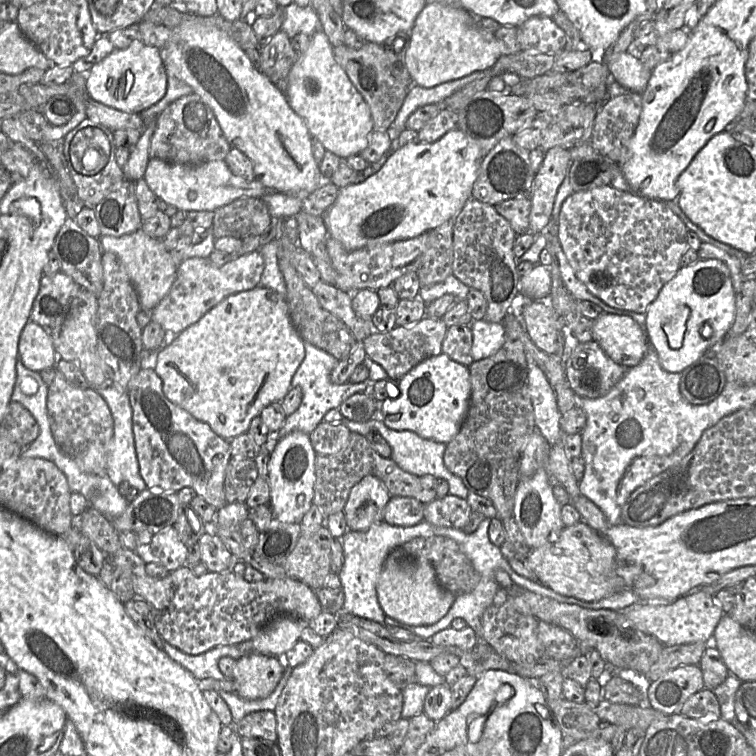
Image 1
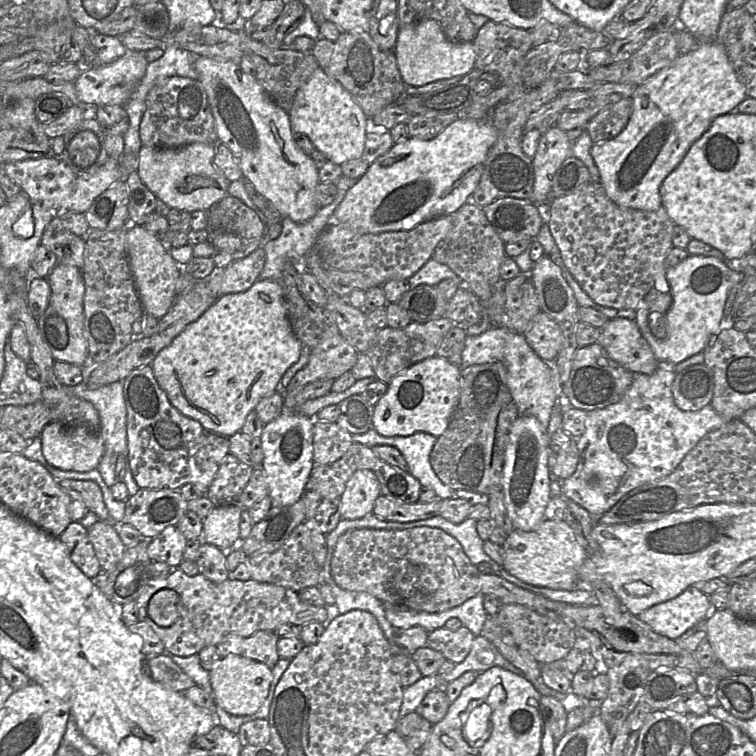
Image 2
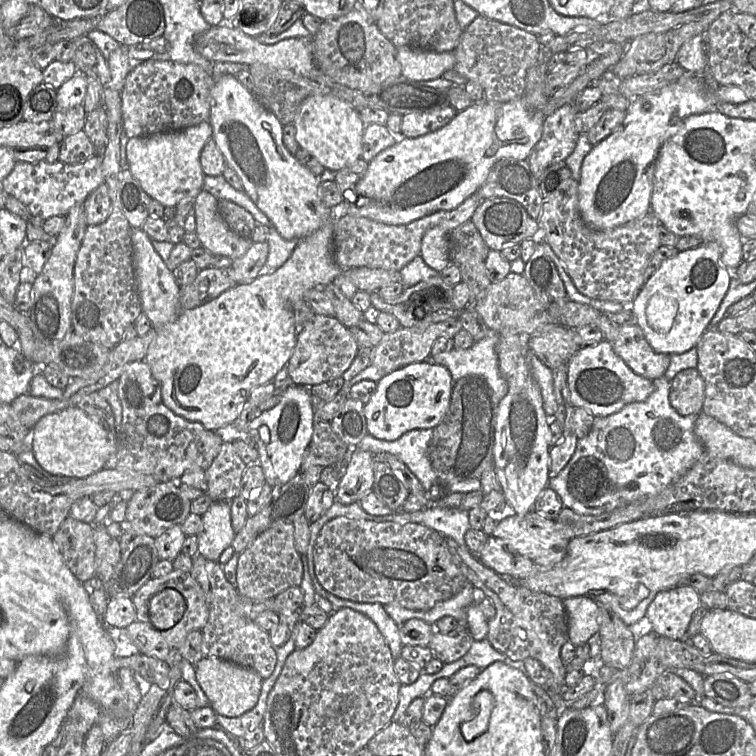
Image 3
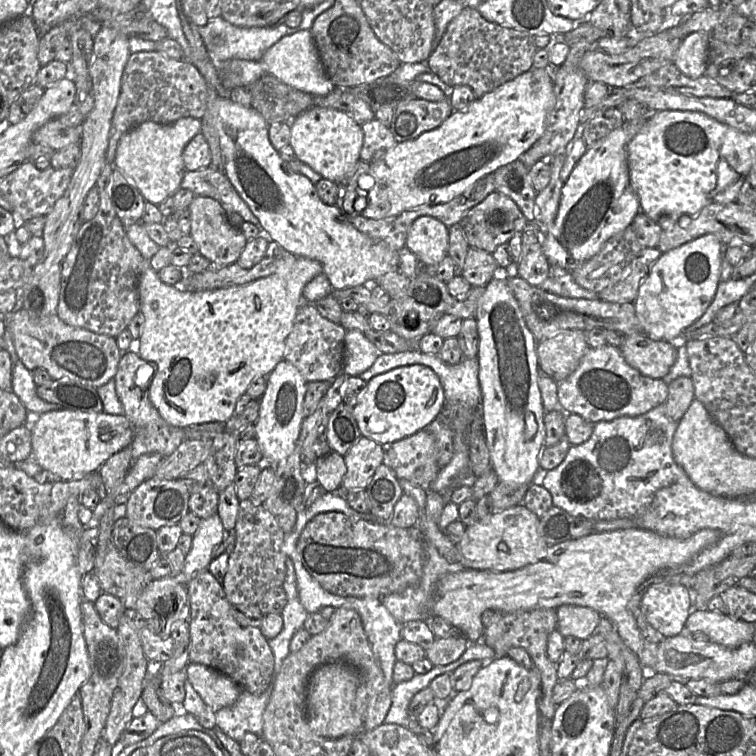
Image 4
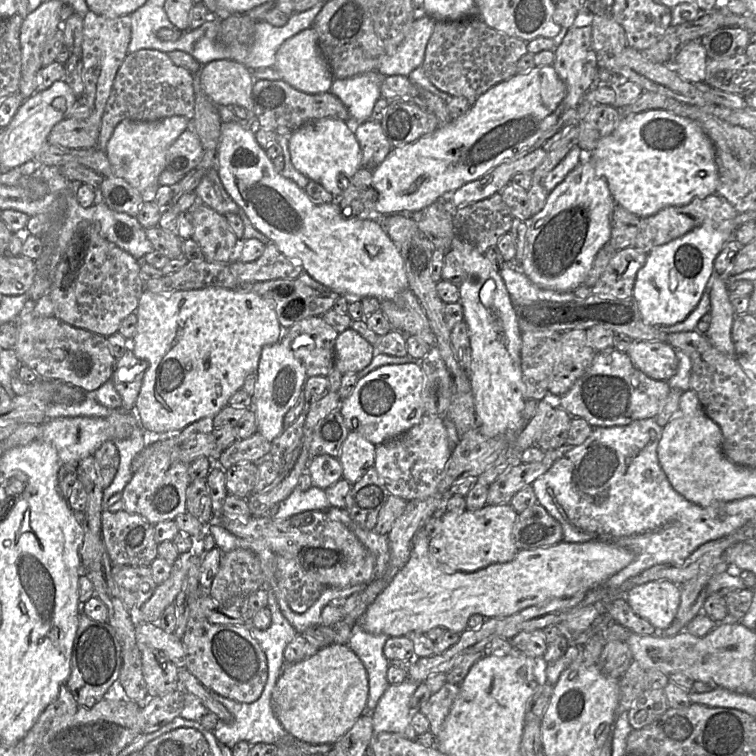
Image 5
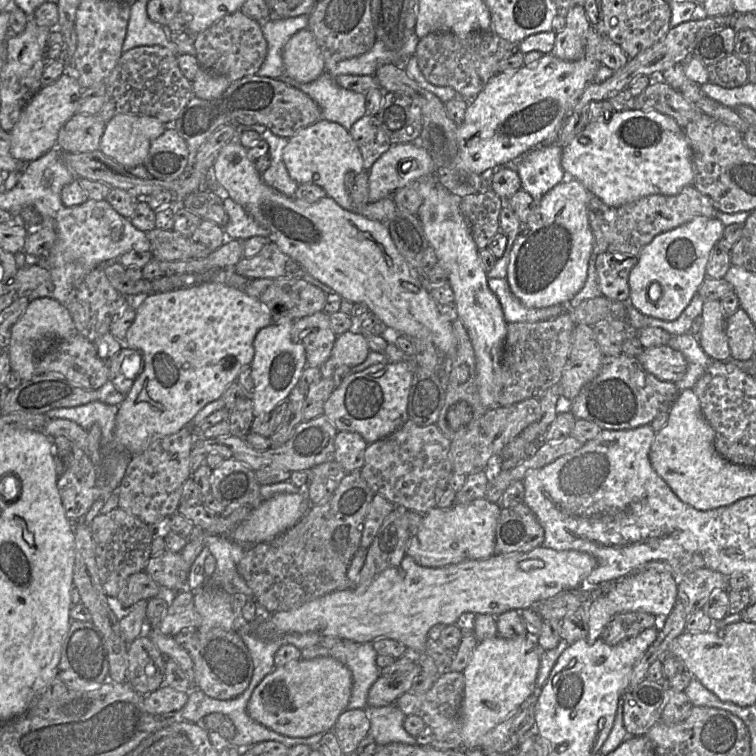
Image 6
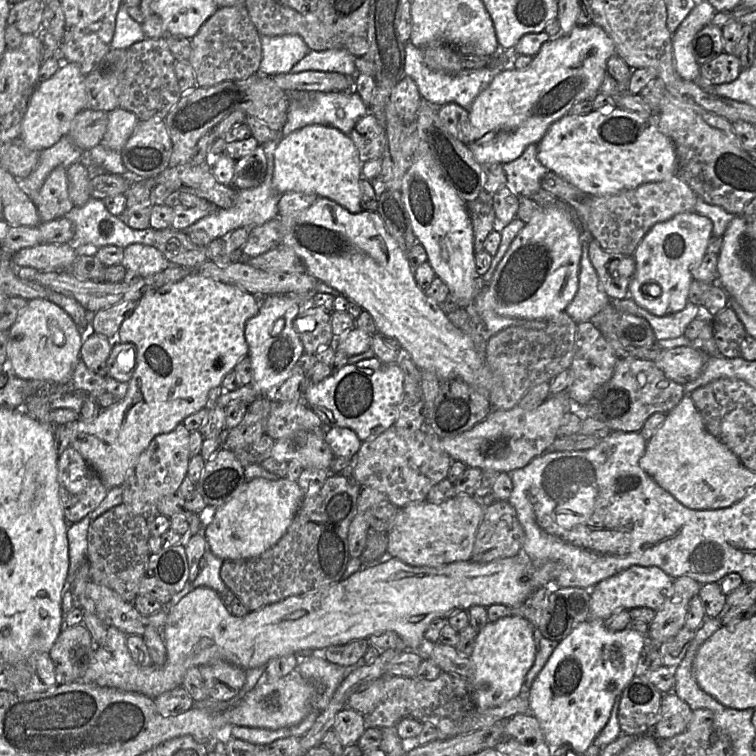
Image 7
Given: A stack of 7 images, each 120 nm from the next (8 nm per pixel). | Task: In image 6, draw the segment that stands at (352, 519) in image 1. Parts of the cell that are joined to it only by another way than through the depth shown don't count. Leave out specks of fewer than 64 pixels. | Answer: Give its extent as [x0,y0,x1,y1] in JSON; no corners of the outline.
[335,431,368,472]

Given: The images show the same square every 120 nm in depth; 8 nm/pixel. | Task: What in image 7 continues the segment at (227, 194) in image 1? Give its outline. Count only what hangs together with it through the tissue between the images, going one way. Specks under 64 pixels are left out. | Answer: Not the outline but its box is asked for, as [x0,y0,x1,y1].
[102,107,139,152]

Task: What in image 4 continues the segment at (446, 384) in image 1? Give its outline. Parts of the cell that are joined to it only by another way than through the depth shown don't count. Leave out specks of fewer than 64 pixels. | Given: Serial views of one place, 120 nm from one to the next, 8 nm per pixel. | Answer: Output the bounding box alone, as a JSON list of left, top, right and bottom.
[353,364,445,445]

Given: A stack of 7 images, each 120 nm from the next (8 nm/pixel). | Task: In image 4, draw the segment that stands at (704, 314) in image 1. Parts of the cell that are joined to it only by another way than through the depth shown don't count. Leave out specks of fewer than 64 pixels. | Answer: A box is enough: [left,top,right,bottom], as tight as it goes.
[633,234,724,344]

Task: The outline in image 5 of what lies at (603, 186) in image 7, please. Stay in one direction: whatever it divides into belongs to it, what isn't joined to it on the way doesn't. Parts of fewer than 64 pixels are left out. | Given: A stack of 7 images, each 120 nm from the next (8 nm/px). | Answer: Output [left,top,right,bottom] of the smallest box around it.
[580,109,718,218]

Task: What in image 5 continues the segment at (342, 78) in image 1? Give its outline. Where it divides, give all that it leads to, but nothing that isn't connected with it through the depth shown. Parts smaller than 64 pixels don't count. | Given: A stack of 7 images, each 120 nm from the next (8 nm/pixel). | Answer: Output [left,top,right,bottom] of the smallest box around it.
[289,118,362,198]

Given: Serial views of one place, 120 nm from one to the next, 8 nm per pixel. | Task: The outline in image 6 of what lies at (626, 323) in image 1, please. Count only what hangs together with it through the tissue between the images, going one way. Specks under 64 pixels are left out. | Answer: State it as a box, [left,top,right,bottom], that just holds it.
[637,345,687,383]

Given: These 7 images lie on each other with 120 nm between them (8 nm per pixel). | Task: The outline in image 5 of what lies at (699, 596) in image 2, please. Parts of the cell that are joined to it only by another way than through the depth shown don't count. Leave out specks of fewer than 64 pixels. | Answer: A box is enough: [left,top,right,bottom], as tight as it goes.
[624,579,681,633]

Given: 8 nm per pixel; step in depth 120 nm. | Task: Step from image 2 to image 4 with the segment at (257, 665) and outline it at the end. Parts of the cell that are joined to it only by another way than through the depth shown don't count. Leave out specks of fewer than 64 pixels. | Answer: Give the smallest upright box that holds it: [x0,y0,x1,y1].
[187,663,242,711]

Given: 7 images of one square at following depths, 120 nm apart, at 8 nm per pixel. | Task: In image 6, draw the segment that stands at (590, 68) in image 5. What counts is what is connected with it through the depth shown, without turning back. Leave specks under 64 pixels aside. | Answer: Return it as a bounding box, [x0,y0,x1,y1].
[552,6,592,61]

